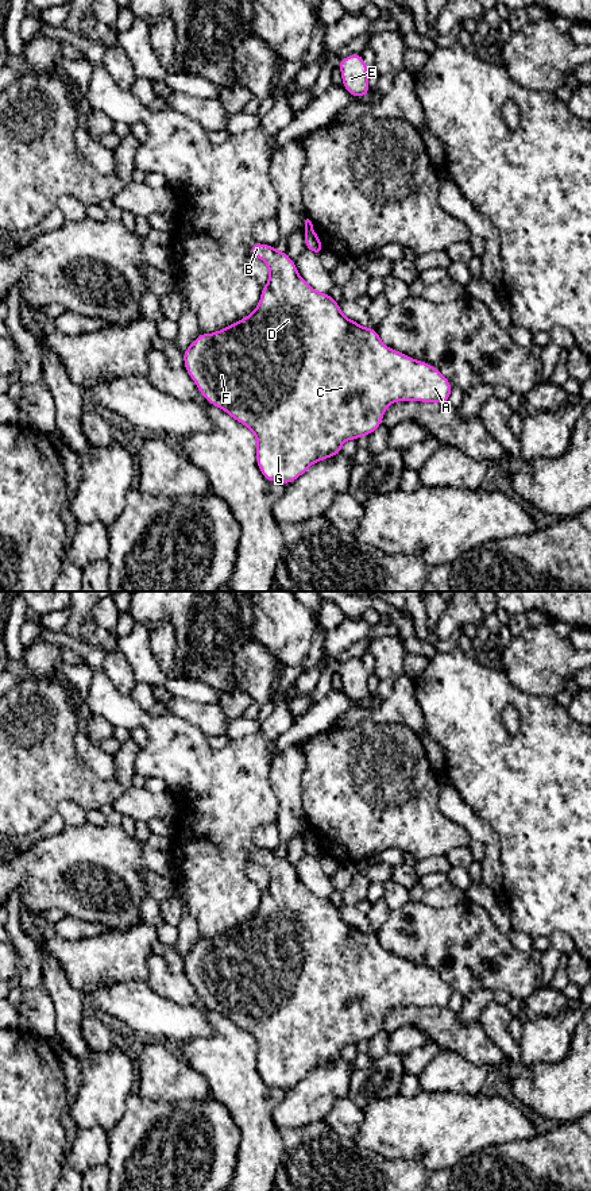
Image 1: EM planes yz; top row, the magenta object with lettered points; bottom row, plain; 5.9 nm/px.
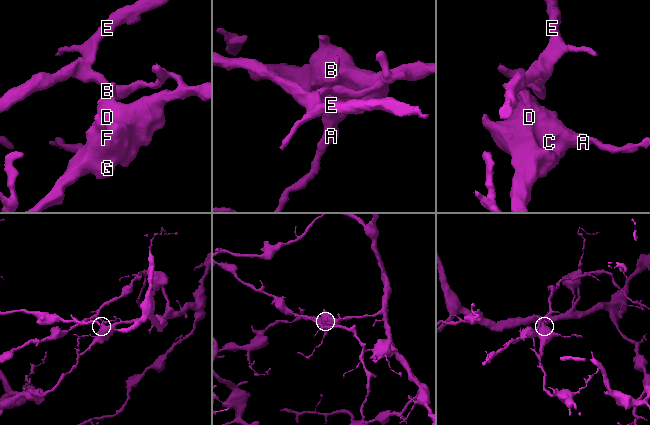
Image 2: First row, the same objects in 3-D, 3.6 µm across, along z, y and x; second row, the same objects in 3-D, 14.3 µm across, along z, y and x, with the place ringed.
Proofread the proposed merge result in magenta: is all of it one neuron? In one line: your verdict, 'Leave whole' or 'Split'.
Split

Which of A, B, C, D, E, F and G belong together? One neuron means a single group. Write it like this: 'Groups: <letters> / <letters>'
Groups: A B C D F G / E

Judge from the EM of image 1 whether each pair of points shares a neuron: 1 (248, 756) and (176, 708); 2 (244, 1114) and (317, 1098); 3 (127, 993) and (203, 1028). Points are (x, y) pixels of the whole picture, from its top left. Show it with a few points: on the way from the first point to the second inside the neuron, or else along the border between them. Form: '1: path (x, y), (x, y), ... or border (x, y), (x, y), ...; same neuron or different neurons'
1: border (181, 719), (193, 724), (208, 736); different neurons
2: border (286, 1090), (273, 1113), (273, 1124), (279, 1132); different neurons
3: path (146, 1012), (151, 1017), (184, 1021); same neuron

